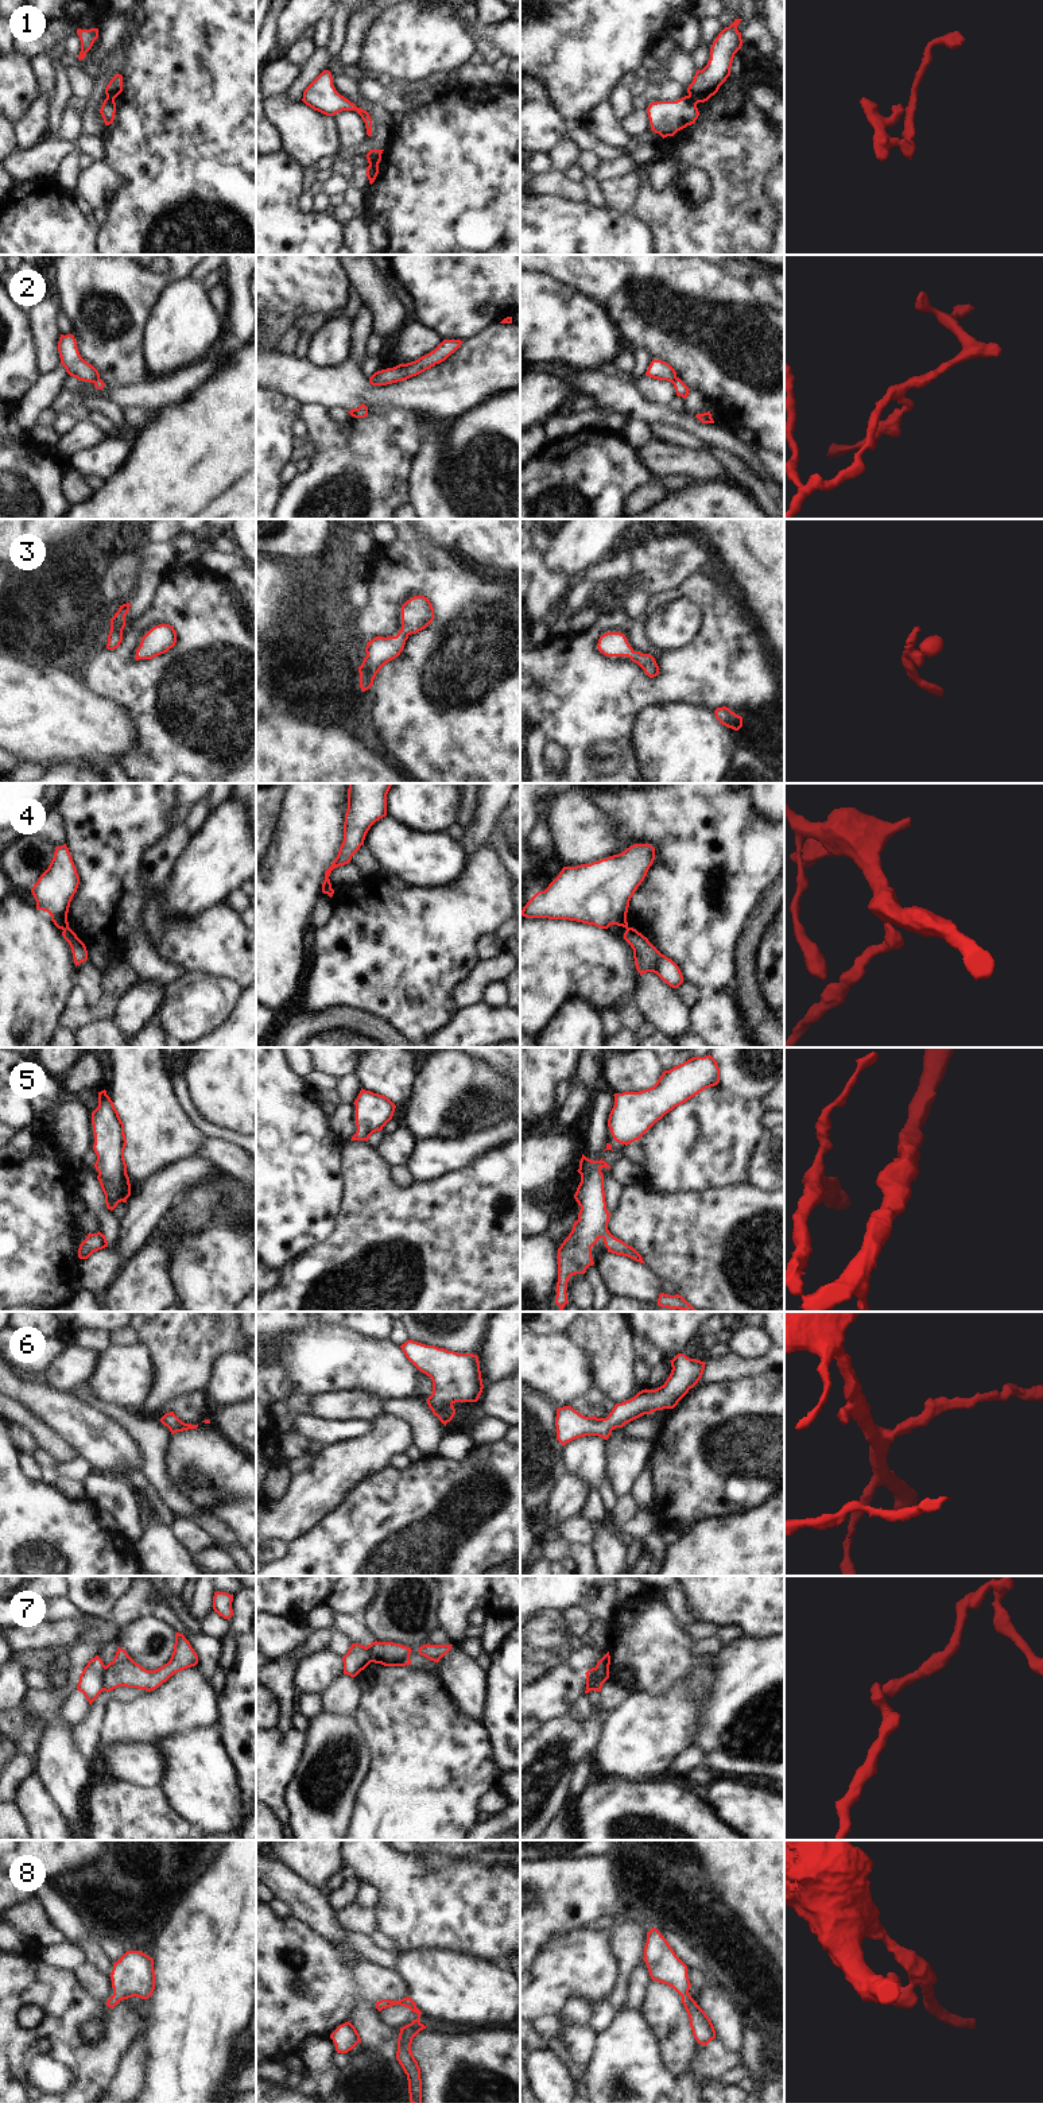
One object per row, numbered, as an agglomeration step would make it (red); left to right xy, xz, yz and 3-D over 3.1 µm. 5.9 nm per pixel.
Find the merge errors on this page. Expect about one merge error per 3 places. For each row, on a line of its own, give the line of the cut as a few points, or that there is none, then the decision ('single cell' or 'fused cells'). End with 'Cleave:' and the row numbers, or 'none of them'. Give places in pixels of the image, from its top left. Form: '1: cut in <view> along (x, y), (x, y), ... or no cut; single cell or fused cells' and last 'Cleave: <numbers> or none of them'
1: cut in yz along (689, 95), (697, 103); fused cells
2: cut in yz along (677, 378), (671, 382); fused cells
3: no cut; single cell
4: cut in xy along (68, 926), (64, 930); fused cells
5: no cut; single cell
6: no cut; single cell
7: cut in xy along (105, 1666), (101, 1674), (103, 1689); fused cells
8: no cut; single cell
Cleave: 1, 2, 4, 7

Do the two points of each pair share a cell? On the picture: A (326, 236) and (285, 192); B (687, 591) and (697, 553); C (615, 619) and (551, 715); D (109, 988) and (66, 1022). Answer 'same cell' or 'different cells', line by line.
A: same cell
B: different cells
C: same cell
D: same cell

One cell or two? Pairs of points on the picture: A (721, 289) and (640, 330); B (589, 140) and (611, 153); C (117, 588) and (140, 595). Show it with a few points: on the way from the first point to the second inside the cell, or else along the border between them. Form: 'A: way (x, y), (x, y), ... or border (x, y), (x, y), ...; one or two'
A: way (683, 289), (628, 272), (621, 293); one
B: way (594, 144), (605, 153); one
C: border (140, 562), (140, 585), (128, 601); two

